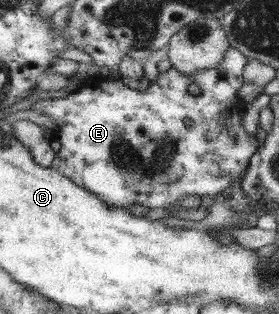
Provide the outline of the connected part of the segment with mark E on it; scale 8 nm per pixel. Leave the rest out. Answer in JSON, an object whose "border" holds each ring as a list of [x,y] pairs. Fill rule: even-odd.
{"border":[[[229,47],[225,51],[225,57],[209,69],[199,69],[195,73],[187,76],[179,72],[175,67],[170,67],[166,72],[159,72],[157,79],[151,81],[147,89],[139,91],[133,89],[123,83],[122,80],[103,79],[96,83],[87,82],[80,86],[77,90],[72,91],[65,98],[48,98],[39,99],[33,104],[33,108],[41,113],[55,118],[57,122],[56,137],[58,138],[61,147],[52,162],[52,168],[62,172],[67,178],[75,181],[75,184],[85,188],[107,202],[109,206],[115,208],[127,208],[132,204],[140,204],[141,206],[147,206],[147,208],[167,208],[169,206],[175,206],[178,204],[179,199],[186,194],[197,194],[197,196],[218,196],[227,187],[231,186],[234,182],[237,182],[243,172],[250,163],[250,158],[257,152],[257,141],[256,135],[251,135],[243,129],[241,123],[241,115],[244,108],[244,103],[239,99],[237,91],[241,88],[244,83],[243,69],[247,64],[248,58],[239,49]]]}

